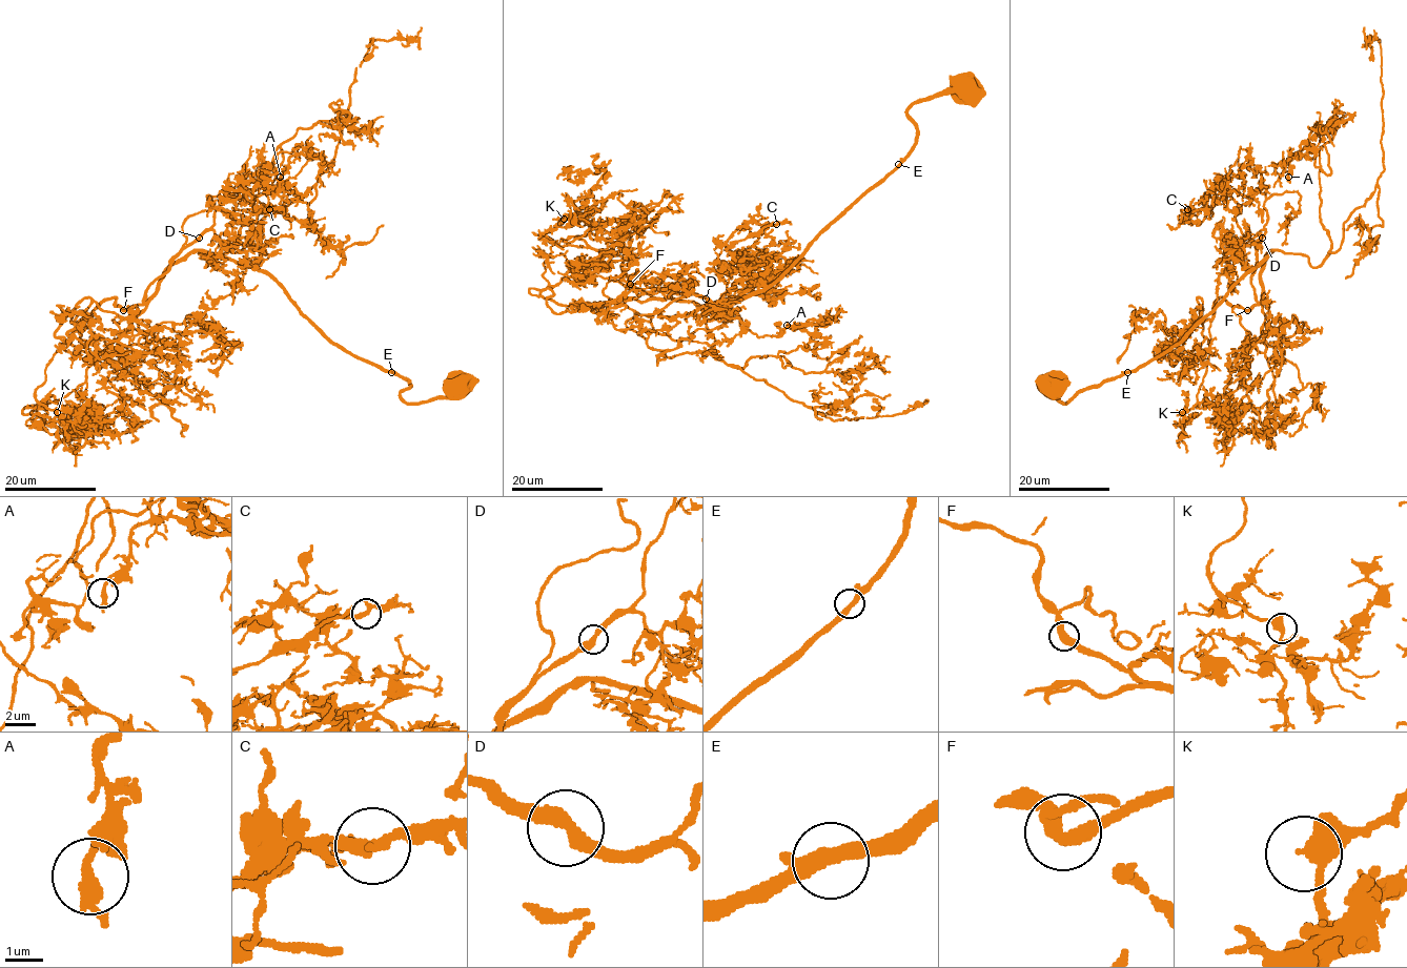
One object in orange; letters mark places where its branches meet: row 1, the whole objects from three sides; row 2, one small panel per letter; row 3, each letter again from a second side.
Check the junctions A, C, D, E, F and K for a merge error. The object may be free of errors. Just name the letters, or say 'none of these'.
none of these

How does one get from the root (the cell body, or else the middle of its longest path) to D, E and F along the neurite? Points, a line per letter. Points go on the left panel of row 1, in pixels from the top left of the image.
D: (457, 387), (406, 403), (405, 379), (334, 345), (258, 269), (263, 249), (212, 230), (199, 238)
E: (457, 387), (446, 396), (406, 403), (400, 394), (410, 384), (391, 372)
F: (457, 387), (406, 403), (405, 379), (343, 351), (266, 273), (226, 256), (194, 250), (144, 302), (123, 310)

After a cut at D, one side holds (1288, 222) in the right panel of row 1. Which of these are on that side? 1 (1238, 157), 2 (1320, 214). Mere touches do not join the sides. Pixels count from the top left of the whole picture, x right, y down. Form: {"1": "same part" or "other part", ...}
{"1": "other part", "2": "other part"}

